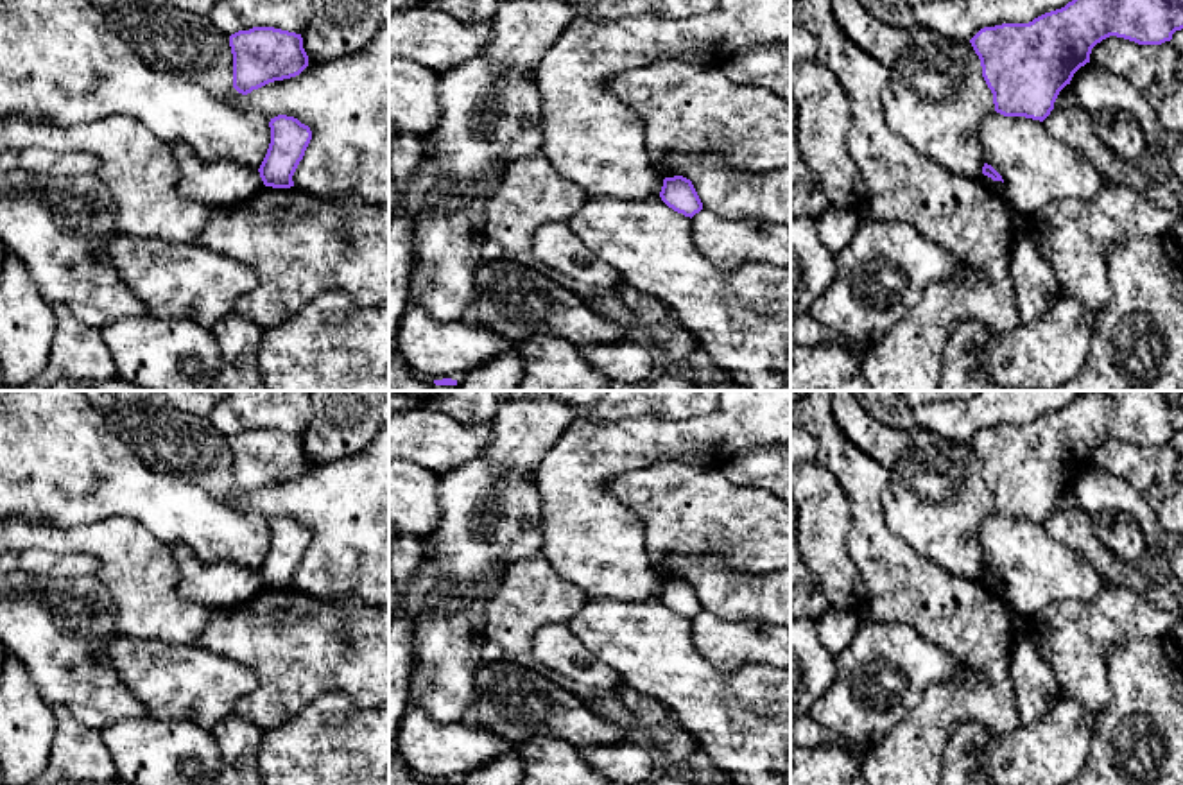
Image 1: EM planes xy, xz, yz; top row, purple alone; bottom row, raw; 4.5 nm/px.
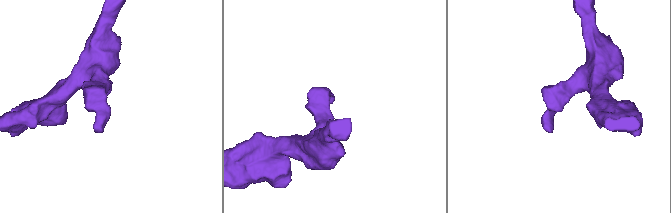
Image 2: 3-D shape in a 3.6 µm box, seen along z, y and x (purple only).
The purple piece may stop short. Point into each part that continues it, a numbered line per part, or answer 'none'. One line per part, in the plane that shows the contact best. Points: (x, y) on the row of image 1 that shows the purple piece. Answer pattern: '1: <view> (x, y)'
none

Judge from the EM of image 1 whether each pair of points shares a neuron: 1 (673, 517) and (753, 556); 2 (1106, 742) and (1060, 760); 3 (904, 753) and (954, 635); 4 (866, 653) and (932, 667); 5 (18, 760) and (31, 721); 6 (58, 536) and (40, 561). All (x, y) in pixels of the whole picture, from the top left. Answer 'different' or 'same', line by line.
1: same
2: different
3: same
4: same
5: same
6: different

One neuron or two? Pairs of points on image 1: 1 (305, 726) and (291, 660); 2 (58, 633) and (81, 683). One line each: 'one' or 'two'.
1: two
2: one

